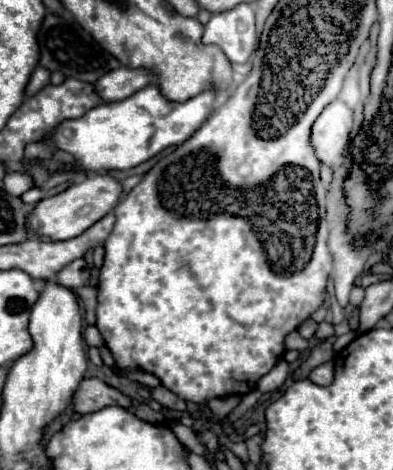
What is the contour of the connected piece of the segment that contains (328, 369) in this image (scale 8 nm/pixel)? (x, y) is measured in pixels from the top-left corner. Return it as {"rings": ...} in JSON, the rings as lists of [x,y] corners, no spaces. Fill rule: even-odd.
{"rings":[[[330,361],[318,365],[310,371],[310,381],[314,381],[316,385],[330,385],[332,379],[334,379],[334,365]]]}

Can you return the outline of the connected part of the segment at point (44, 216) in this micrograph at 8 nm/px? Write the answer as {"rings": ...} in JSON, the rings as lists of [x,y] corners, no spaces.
{"rings":[[[102,173],[88,175],[84,181],[70,185],[64,193],[46,197],[40,203],[36,203],[36,209],[32,209],[28,215],[30,237],[44,235],[52,241],[66,241],[66,239],[78,237],[90,225],[94,225],[106,213],[110,213],[116,207],[120,195],[122,195],[122,183],[112,175],[102,175]]]}

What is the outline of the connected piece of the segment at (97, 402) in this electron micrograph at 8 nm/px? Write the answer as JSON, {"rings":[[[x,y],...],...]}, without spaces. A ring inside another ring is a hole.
{"rings":[[[84,379],[74,395],[74,409],[82,415],[94,413],[106,405],[122,405],[130,407],[132,401],[126,399],[126,395],[120,395],[118,389],[106,385],[100,379]]]}

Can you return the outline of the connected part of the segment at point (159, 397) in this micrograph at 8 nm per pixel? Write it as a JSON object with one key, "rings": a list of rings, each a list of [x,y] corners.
{"rings":[[[158,385],[158,387],[152,391],[152,397],[154,397],[160,405],[164,405],[164,407],[168,407],[168,409],[178,409],[178,411],[184,411],[184,409],[186,409],[186,401],[182,401],[176,393],[172,393],[170,389],[166,389],[164,385]]]}

